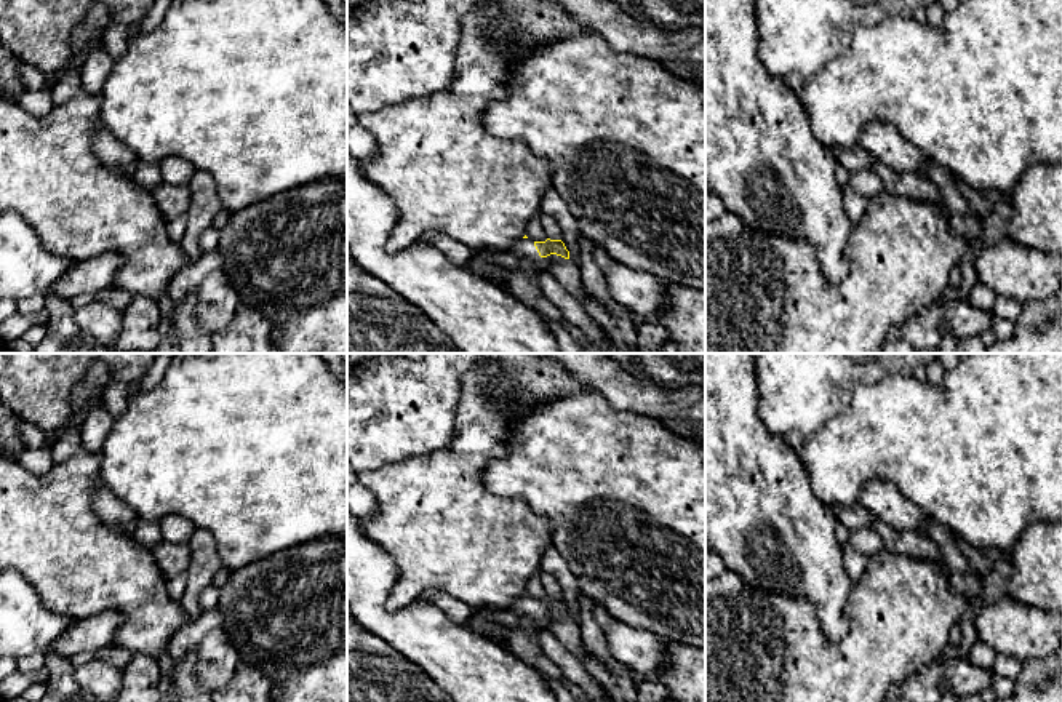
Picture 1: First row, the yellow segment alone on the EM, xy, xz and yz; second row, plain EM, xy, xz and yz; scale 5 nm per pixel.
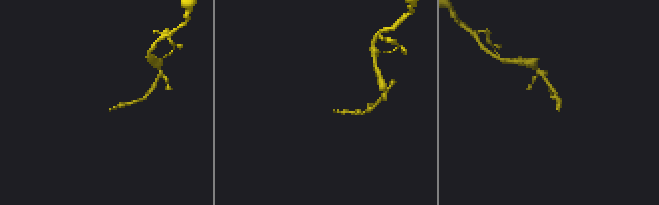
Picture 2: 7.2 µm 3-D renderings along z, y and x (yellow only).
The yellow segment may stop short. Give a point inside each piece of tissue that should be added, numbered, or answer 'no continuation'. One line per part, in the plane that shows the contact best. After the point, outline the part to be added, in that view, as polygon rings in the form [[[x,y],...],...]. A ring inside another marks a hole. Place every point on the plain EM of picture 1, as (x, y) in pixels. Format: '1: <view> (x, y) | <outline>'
1: xz (495, 622) | [[[521,596],[512,608],[481,608],[465,622],[477,633],[497,640],[518,628],[525,620],[534,620],[541,614],[529,596]]]

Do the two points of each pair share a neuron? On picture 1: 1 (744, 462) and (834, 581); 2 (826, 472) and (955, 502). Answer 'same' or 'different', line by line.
1: same
2: same

